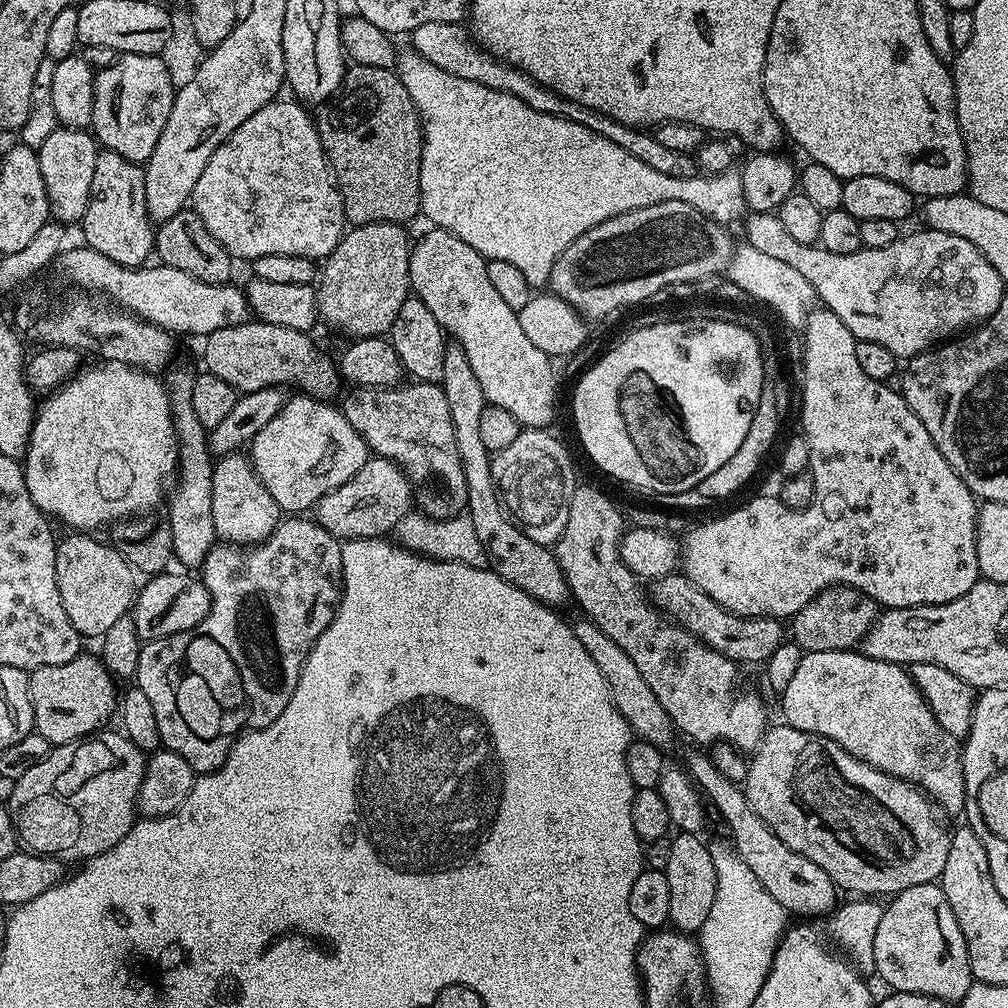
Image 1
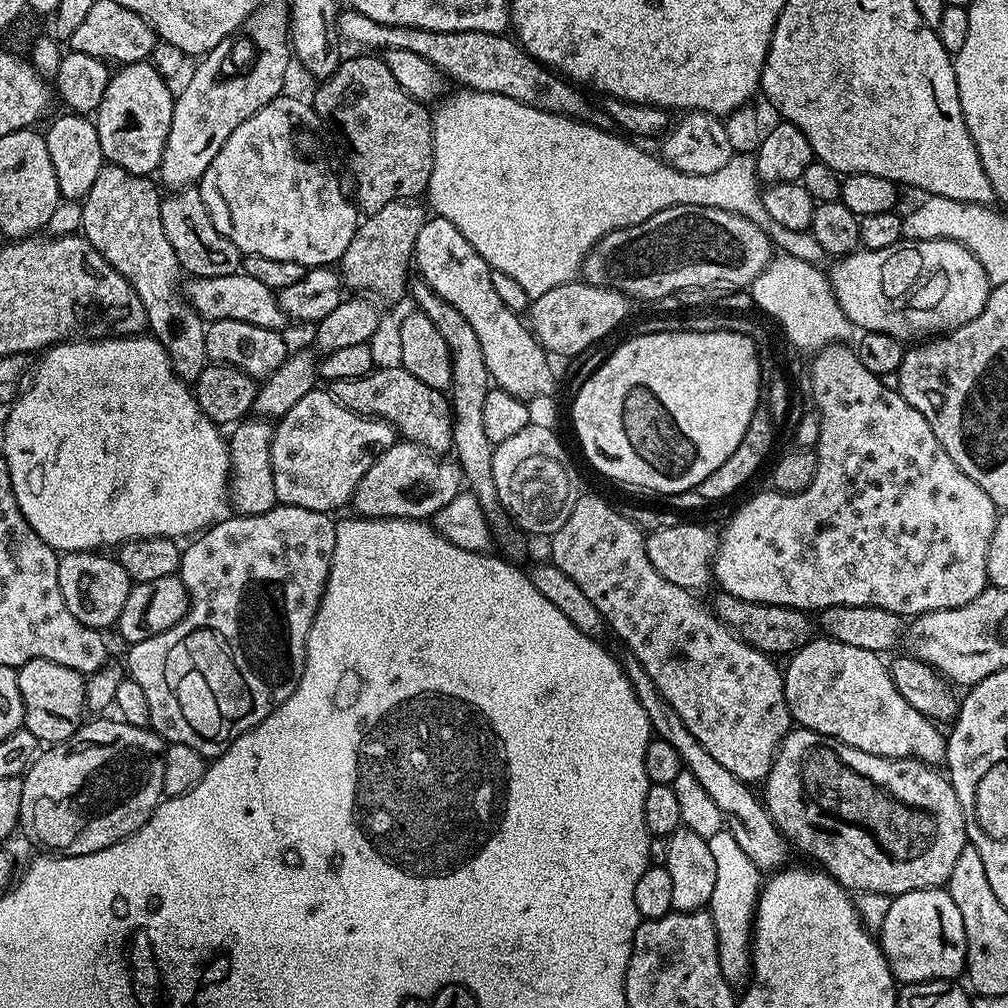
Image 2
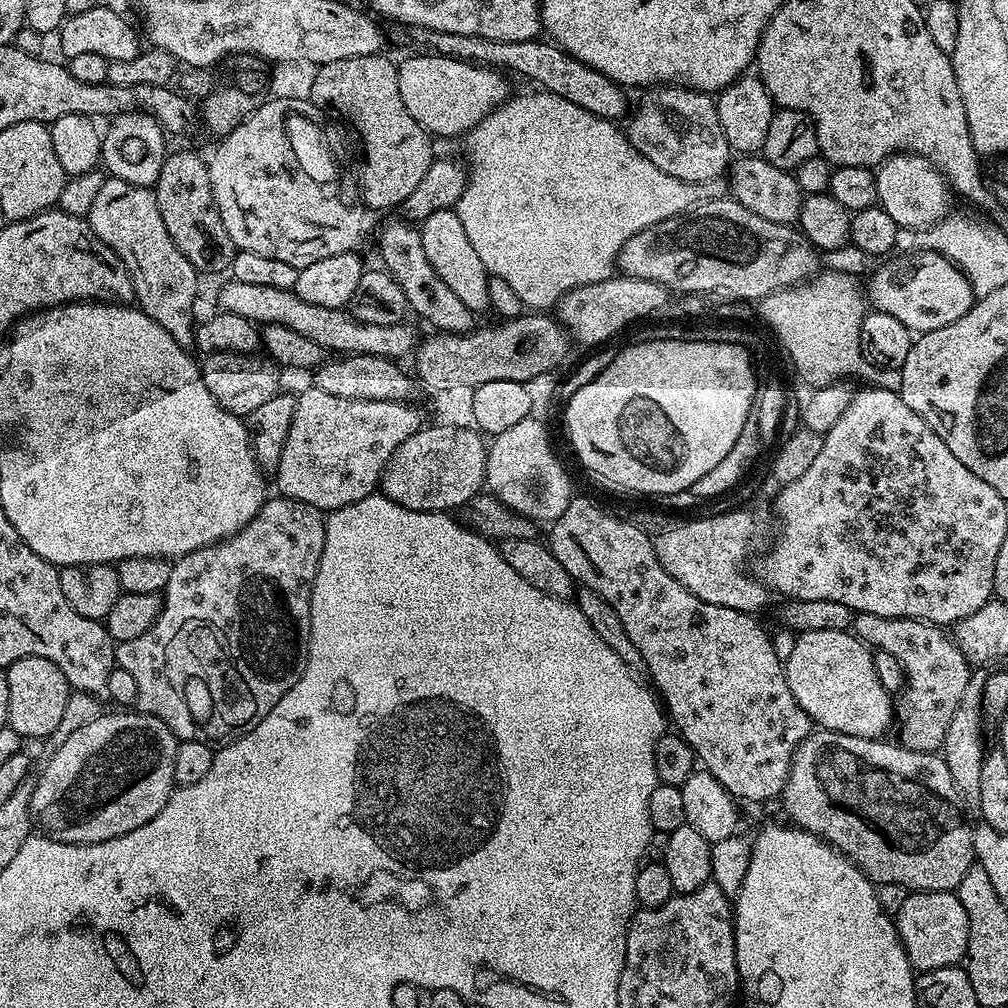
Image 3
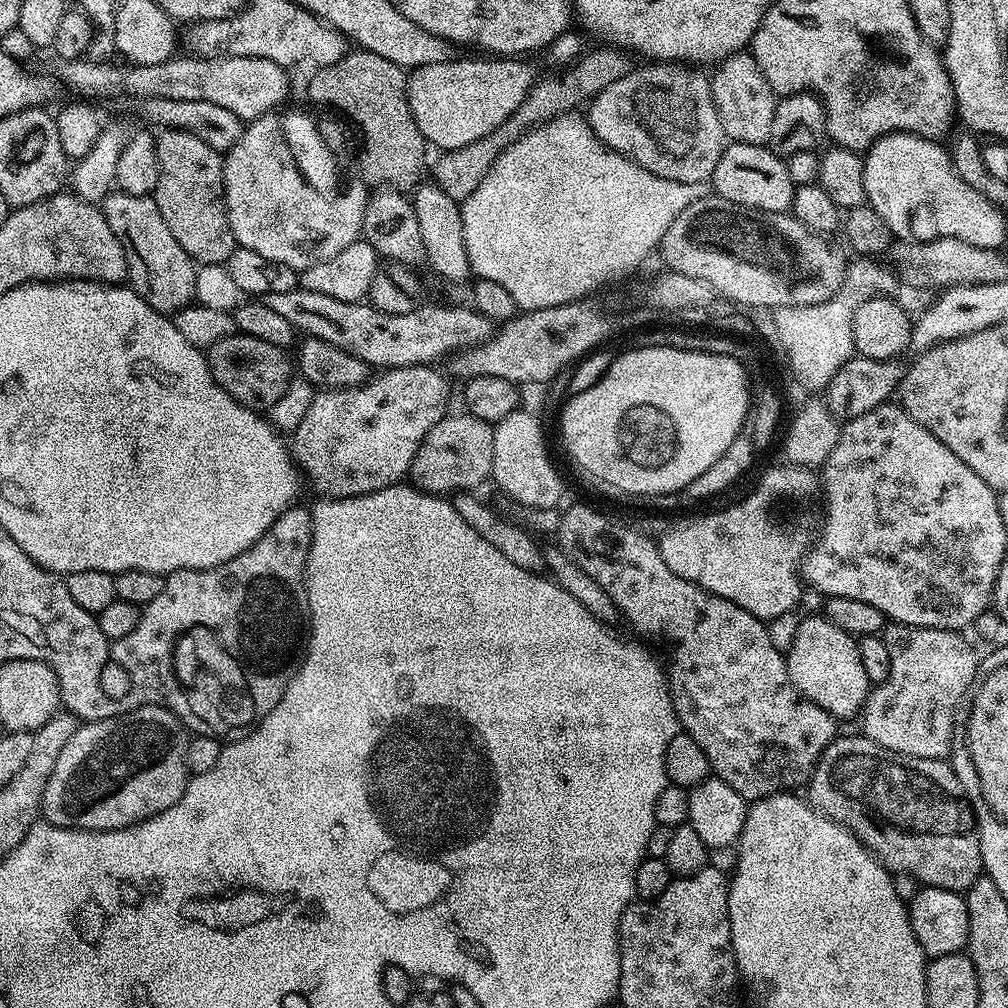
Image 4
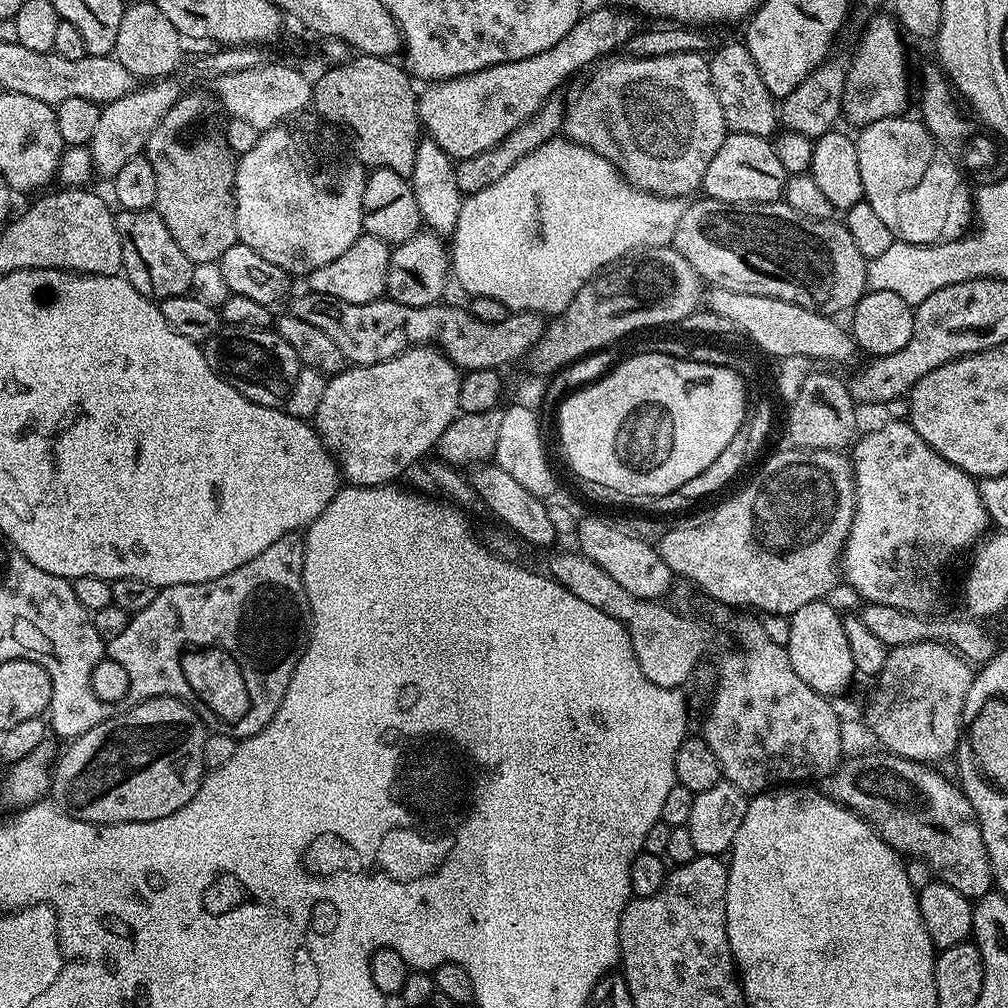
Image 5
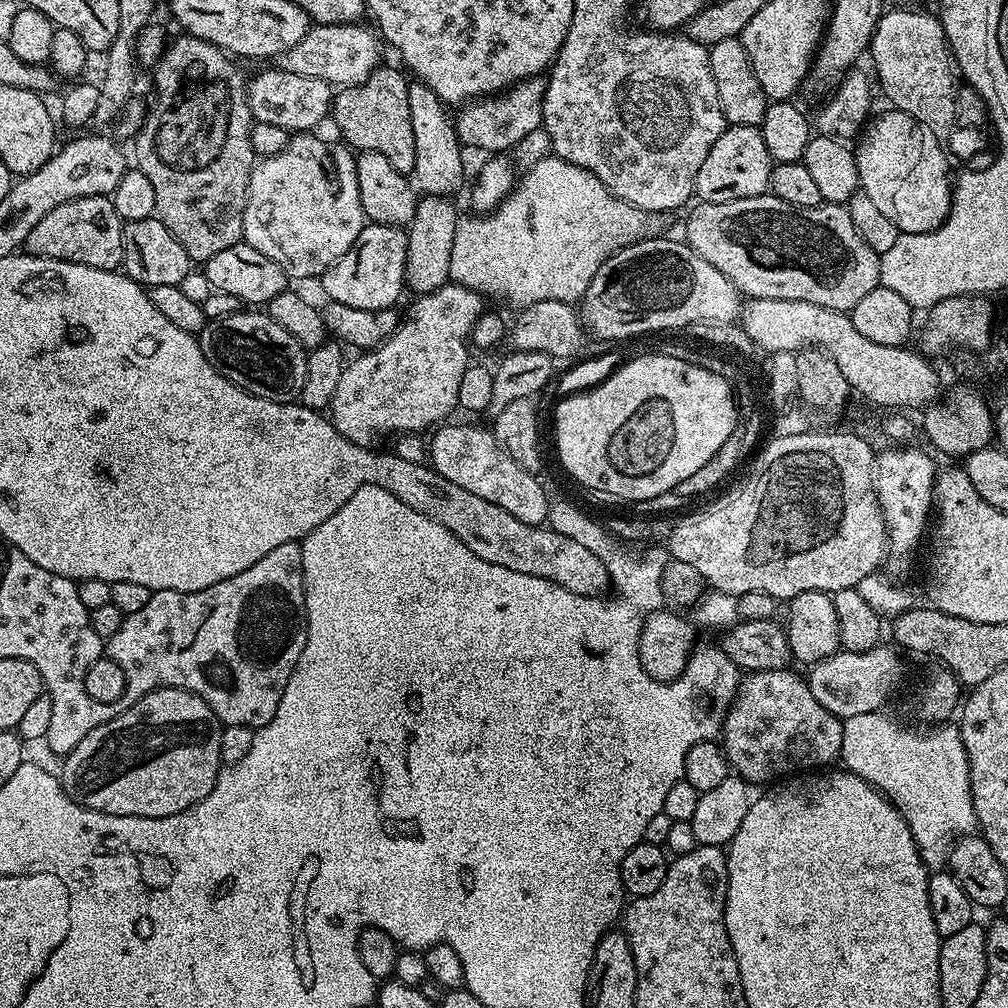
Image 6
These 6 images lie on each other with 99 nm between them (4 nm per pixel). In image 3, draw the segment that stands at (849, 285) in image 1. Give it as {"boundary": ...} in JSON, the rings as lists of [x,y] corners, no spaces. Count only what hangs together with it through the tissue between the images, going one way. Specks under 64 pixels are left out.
{"boundary":[[[906,252],[875,265],[866,280],[866,300],[875,311],[898,318],[902,326],[919,334],[958,322],[958,318],[972,308],[974,293],[962,269],[951,264],[942,254]]]}

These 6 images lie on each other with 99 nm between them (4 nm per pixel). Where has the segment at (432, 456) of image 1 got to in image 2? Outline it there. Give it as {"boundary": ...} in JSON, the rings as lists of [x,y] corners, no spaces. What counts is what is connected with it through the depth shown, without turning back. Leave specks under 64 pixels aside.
{"boundary":[[[373,367],[360,378],[342,378],[330,384],[332,397],[359,416],[374,416],[391,424],[405,441],[444,454],[452,447],[452,406],[449,397],[439,388],[418,382],[404,367]]]}

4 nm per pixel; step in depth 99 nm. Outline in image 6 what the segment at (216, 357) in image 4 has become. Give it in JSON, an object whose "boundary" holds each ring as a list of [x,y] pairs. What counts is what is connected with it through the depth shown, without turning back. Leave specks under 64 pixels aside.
{"boundary":[[[241,310],[221,320],[208,320],[198,333],[198,339],[210,366],[214,366],[222,378],[234,382],[234,386],[274,402],[291,404],[299,401],[302,386],[306,386],[308,352],[294,334],[286,334],[286,330],[278,326],[267,311]]]}

